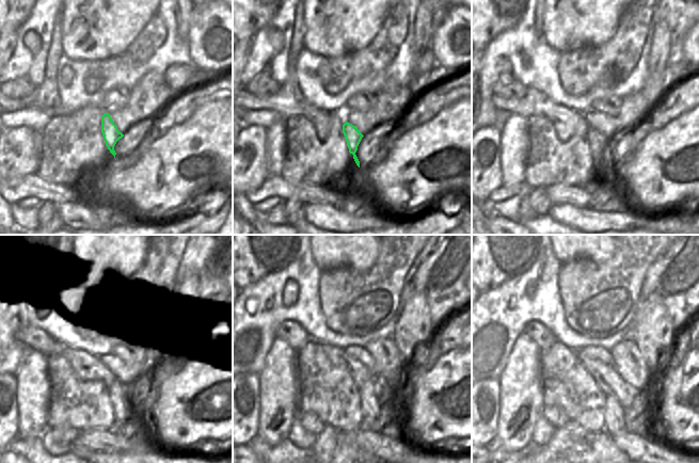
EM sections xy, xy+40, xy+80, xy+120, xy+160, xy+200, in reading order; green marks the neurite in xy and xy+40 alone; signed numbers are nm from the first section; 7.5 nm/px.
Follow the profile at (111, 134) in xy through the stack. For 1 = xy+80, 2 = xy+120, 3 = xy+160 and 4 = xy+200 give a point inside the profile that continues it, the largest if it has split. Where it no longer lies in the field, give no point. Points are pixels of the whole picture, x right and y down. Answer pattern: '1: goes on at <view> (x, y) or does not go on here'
1: goes on at xy+80 (597, 142)
2: goes on at xy+120 (127, 406)
3: goes on at xy+160 (370, 404)
4: goes on at xy+200 (615, 422)

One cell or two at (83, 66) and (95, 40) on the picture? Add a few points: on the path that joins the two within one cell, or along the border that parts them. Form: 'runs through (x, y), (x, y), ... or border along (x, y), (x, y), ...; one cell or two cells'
border along (63, 52), (73, 59), (101, 61); two cells

